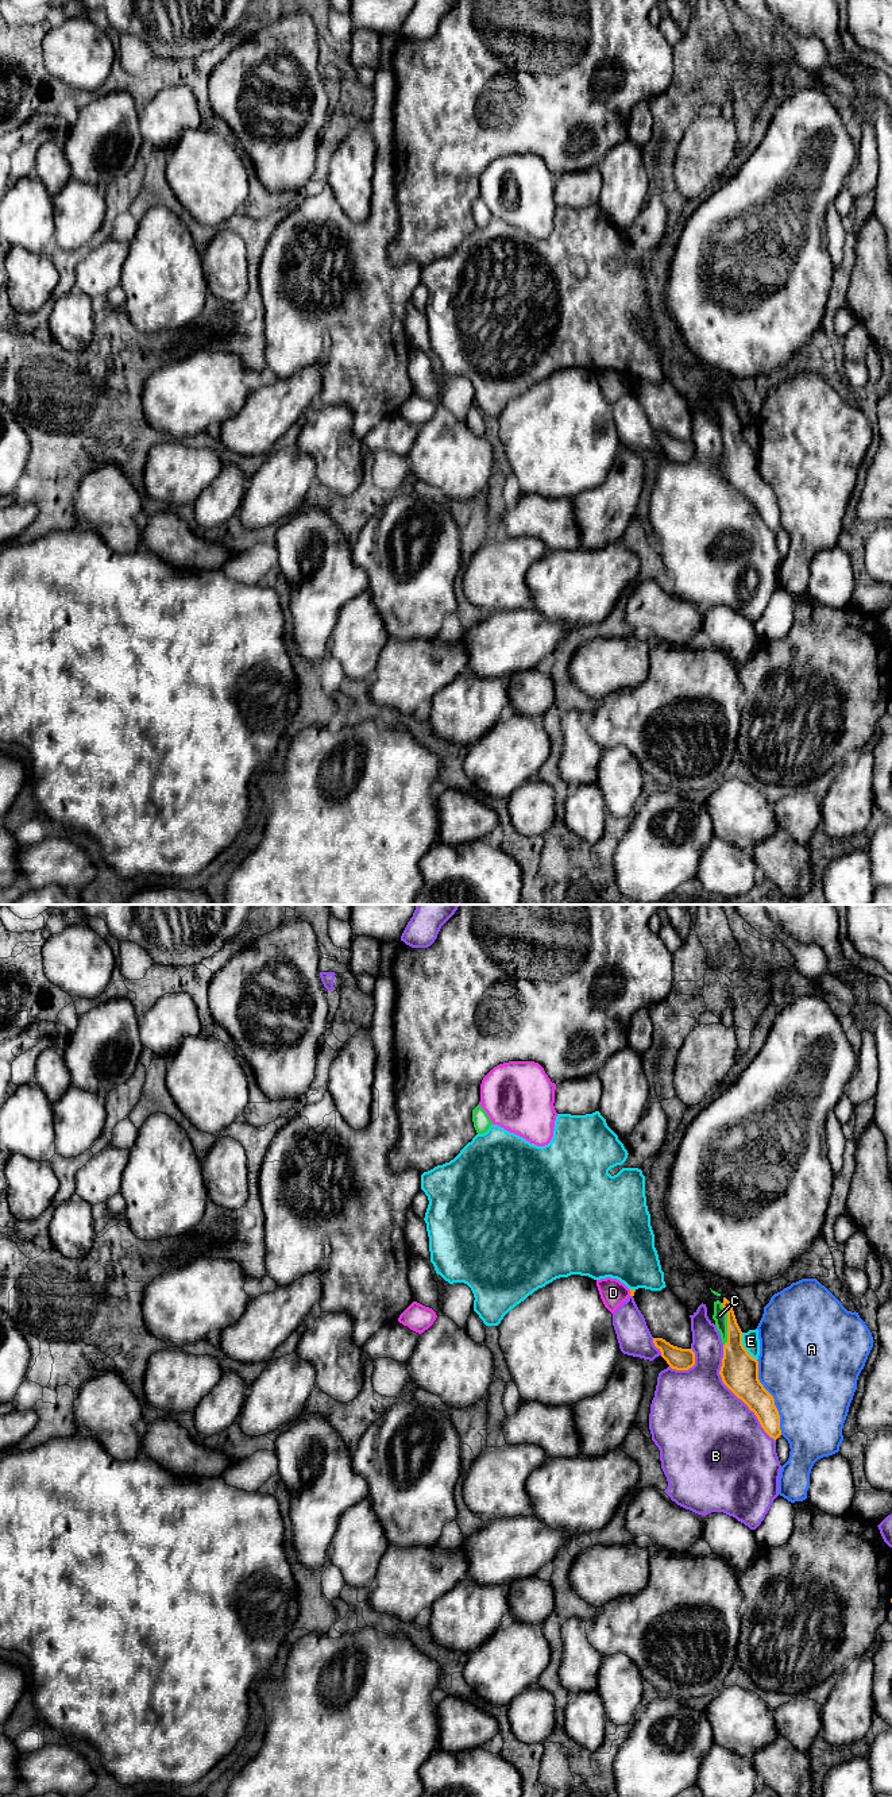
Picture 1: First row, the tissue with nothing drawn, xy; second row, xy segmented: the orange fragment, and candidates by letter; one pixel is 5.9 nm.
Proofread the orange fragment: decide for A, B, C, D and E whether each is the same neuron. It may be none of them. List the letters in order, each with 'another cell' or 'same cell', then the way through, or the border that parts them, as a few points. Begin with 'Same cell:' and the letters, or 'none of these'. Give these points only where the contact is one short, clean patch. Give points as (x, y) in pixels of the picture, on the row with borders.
Same cell: C
A: another cell
B: another cell
C: same cell; runs through xy (738, 1365), (728, 1325), (719, 1315)
D: another cell
E: another cell

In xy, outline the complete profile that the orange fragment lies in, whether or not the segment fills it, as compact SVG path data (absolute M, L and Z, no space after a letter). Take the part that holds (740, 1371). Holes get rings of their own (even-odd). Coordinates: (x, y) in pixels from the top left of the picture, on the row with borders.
M714 1302L717 1330L723 1343L719 1374L723 1384L757 1416L764 1431L775 1441L781 1435L780 1415L773 1396L758 1380L758 1361L742 1345L742 1331L730 1302Z

